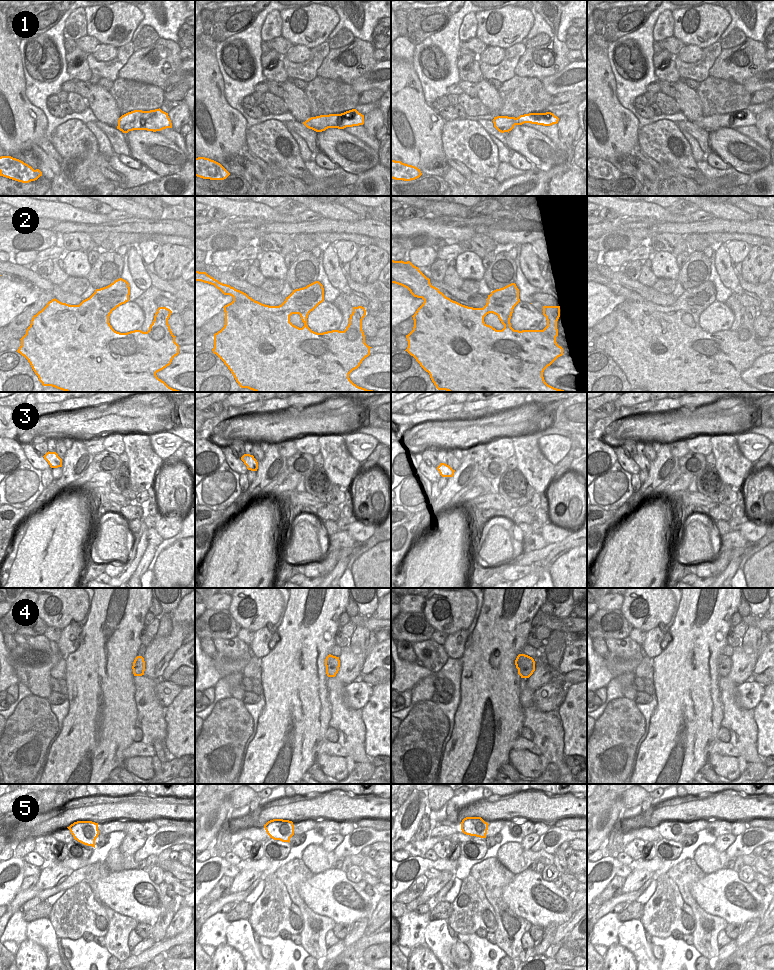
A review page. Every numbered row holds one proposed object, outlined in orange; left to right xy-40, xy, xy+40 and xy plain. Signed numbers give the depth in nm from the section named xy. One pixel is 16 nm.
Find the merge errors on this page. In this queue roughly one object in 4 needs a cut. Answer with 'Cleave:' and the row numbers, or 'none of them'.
Cleave: 1.

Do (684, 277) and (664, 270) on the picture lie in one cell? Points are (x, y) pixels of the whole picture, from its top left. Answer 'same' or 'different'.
different

